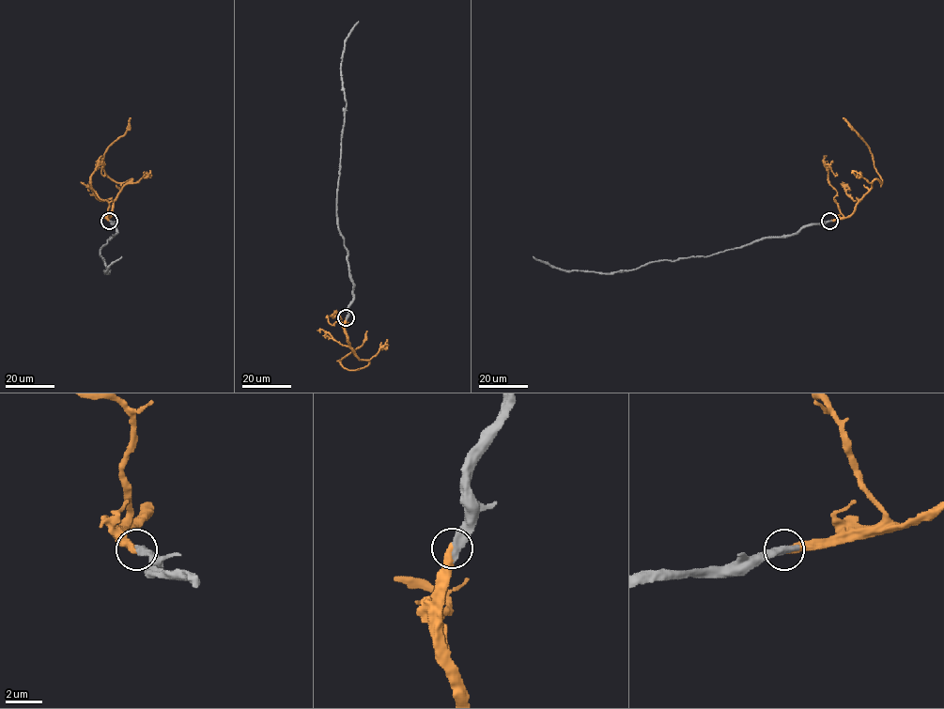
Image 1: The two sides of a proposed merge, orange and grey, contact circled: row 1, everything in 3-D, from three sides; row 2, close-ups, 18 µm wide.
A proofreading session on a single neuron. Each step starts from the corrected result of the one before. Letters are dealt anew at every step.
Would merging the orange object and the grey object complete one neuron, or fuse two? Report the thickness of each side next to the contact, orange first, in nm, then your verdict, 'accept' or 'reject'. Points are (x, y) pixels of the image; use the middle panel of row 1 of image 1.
380 nm thick on the orange side, 550 nm on the other; accept

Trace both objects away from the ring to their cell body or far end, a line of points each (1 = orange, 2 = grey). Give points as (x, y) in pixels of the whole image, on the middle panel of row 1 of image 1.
1: (347, 317), (348, 346), (368, 362), (348, 370), (341, 360), (363, 344), (367, 331)
2: (346, 317), (352, 300), (353, 281), (336, 214), (346, 101), (341, 70), (345, 40), (358, 21)

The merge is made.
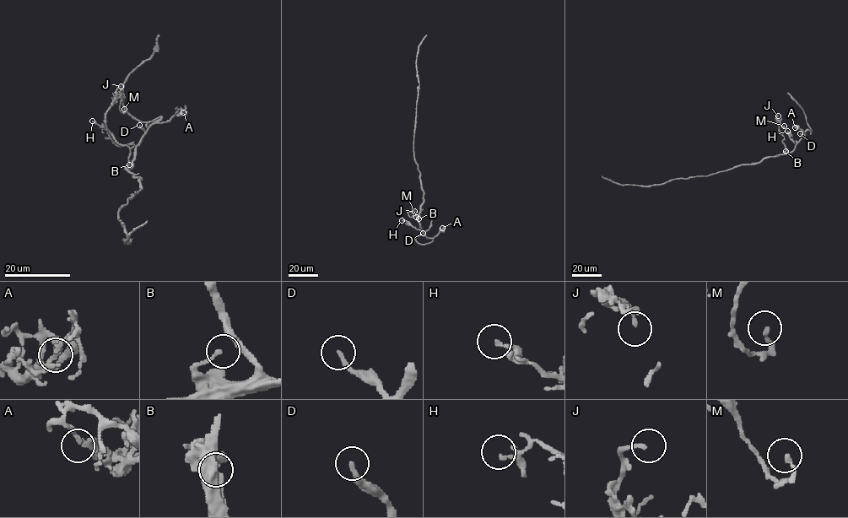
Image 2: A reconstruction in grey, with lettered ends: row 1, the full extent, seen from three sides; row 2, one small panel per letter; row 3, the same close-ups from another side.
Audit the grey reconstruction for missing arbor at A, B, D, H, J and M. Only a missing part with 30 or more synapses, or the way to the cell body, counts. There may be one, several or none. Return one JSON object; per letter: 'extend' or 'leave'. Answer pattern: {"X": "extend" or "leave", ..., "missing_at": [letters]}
{"A": "leave", "B": "leave", "D": "leave", "H": "leave", "J": "leave", "M": "leave", "missing_at": []}

